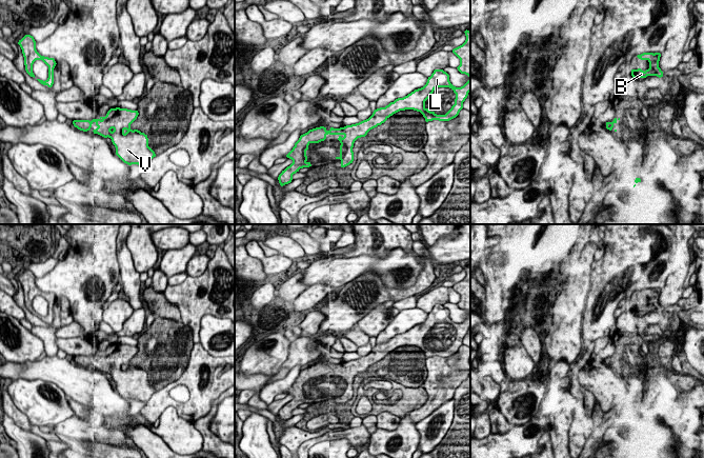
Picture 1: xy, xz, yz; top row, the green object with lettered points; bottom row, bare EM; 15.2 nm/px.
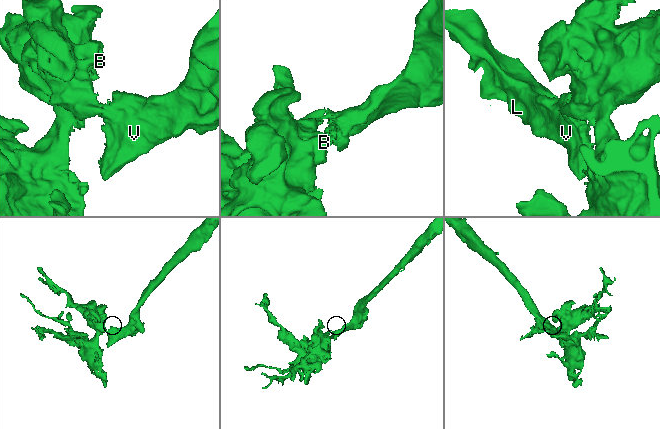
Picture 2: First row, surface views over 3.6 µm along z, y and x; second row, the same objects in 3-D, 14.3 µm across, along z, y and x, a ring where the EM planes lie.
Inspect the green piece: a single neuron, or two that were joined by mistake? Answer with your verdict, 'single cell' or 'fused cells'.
single cell

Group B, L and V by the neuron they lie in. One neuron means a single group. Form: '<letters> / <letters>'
B L V

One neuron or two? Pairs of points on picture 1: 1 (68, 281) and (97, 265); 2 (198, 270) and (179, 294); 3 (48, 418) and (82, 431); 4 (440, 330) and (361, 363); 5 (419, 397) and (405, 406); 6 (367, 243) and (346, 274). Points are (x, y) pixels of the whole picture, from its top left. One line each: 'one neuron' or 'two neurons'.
1: one neuron
2: two neurons
3: two neurons
4: one neuron
5: one neuron
6: two neurons

